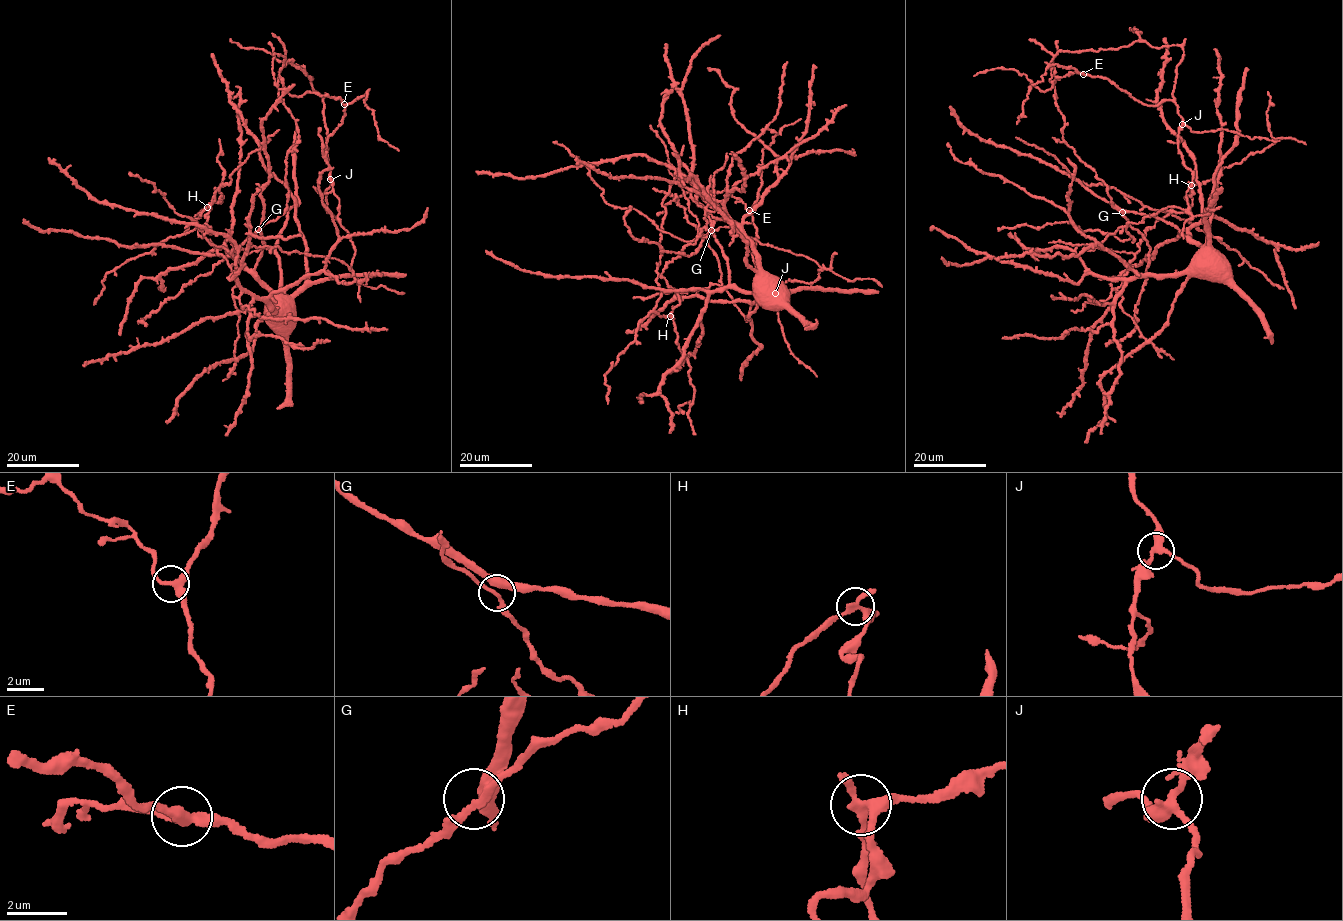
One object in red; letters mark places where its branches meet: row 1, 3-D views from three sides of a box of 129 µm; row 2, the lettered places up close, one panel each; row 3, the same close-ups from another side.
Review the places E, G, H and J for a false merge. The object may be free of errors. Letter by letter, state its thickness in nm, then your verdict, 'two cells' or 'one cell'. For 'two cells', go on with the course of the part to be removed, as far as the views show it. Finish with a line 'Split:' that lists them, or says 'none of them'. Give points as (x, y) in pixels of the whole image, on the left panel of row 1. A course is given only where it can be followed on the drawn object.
E: calibre 280 nm; one cell
G: calibre 240 nm; one cell
H: calibre 260 nm; two cells; course (207, 207), (182, 234), (196, 227), (195, 219), (214, 200), (221, 185), (230, 183), (231, 174), (279, 130)
J: calibre 280 nm; one cell
Split: H

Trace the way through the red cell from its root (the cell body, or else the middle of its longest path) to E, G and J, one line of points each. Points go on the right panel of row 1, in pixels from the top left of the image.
E: (1200, 258), (1114, 208), (1050, 79), (1058, 52), (1182, 48), (1156, 105), (1083, 74)
G: (1200, 258), (1198, 252), (1200, 246), (1174, 226), (1150, 215), (1122, 212)
J: (1200, 258), (1174, 226), (1114, 208), (1063, 138), (1051, 61), (1137, 41), (1178, 45), (1182, 124)

